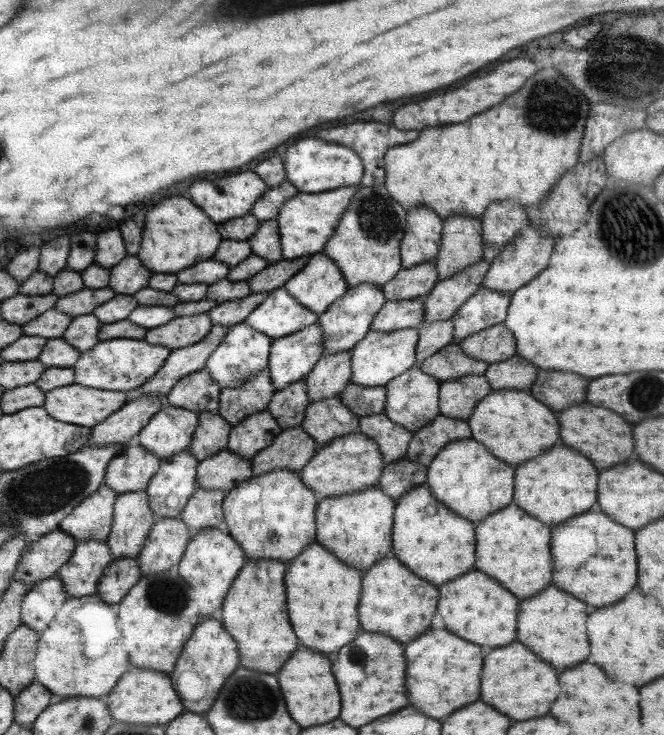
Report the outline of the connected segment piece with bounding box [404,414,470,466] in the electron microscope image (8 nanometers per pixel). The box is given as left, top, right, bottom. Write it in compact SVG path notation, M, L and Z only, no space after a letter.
M439 414L433 421L413 432L413 439L408 444L404 458L411 462L415 461L417 465L427 466L448 443L468 438L470 438L470 430L467 422Z

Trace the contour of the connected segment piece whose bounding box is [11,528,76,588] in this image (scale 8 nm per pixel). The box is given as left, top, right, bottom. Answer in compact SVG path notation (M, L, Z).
M59 528L41 534L24 547L11 580L31 588L37 581L56 576L57 569L70 559L75 545L75 539Z

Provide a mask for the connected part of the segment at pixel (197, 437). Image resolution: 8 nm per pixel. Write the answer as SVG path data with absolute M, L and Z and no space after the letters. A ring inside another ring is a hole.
M201 412L197 416L197 426L187 451L197 462L225 450L232 426L218 414Z

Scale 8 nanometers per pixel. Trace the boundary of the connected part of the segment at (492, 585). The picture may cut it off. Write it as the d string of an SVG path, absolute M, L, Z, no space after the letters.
M473 568L467 574L461 574L453 582L438 586L436 611L443 620L443 627L451 634L477 644L477 646L505 646L515 640L515 612L517 598L501 588L485 573Z

